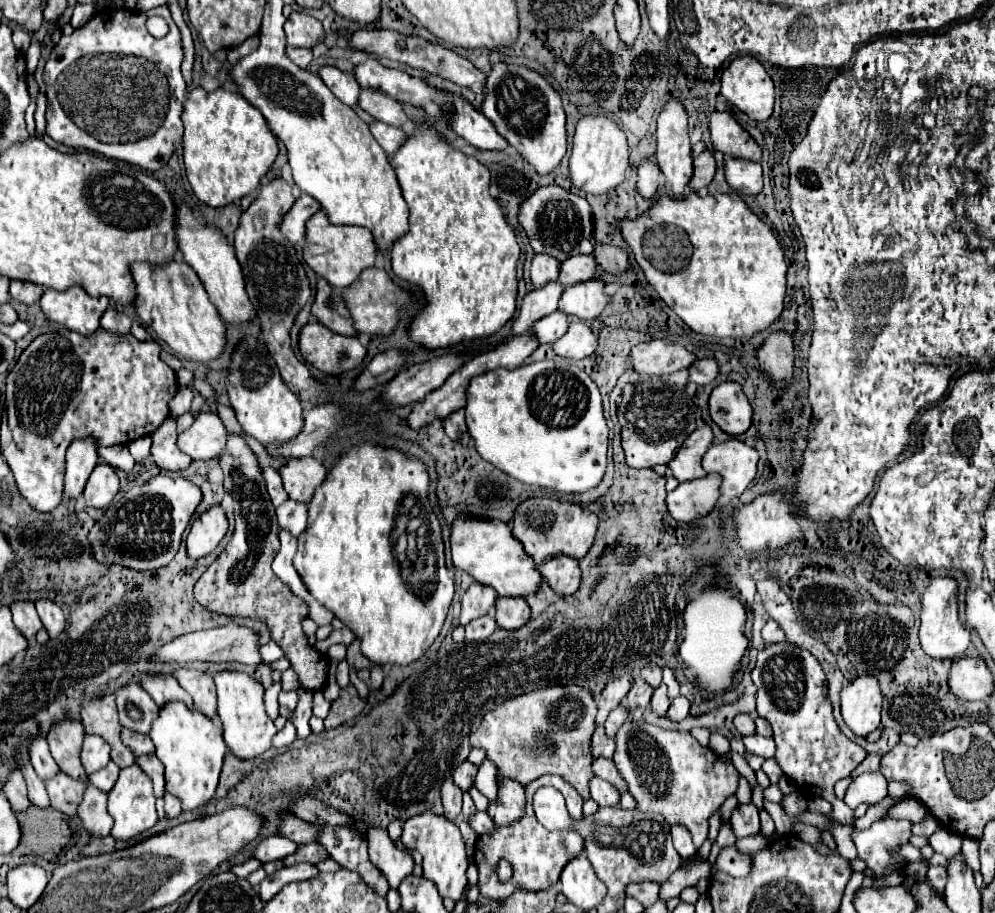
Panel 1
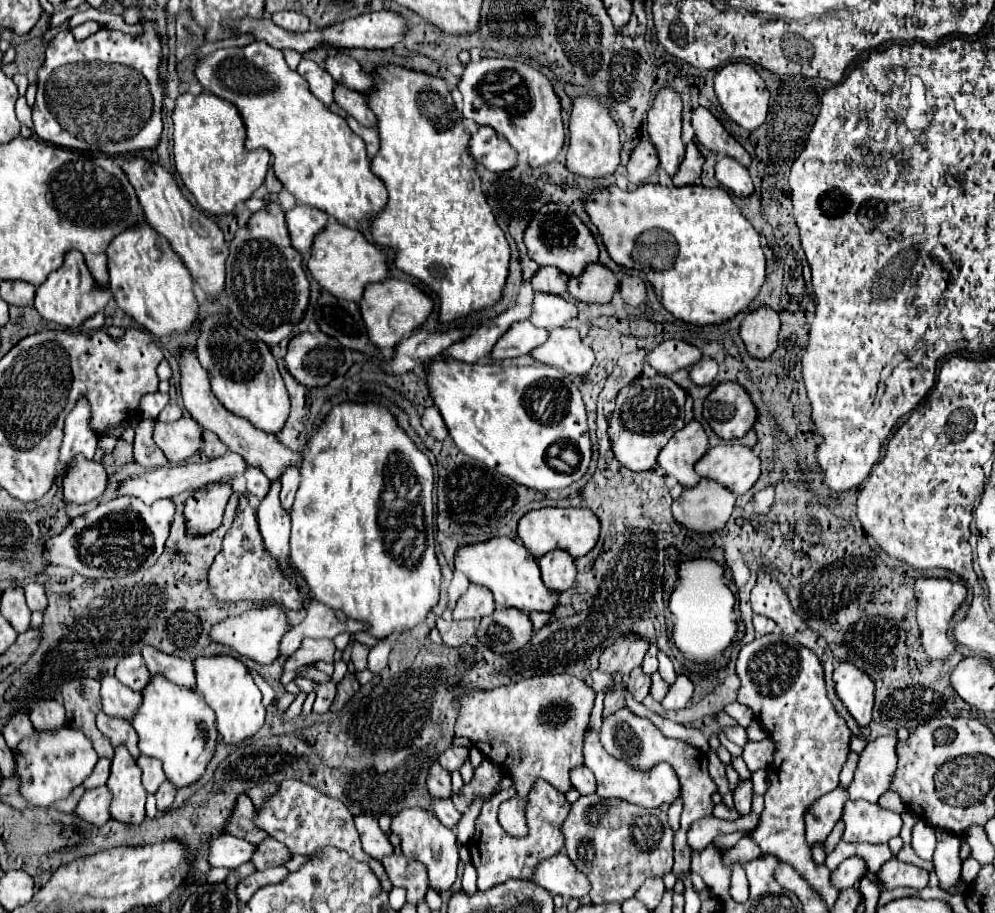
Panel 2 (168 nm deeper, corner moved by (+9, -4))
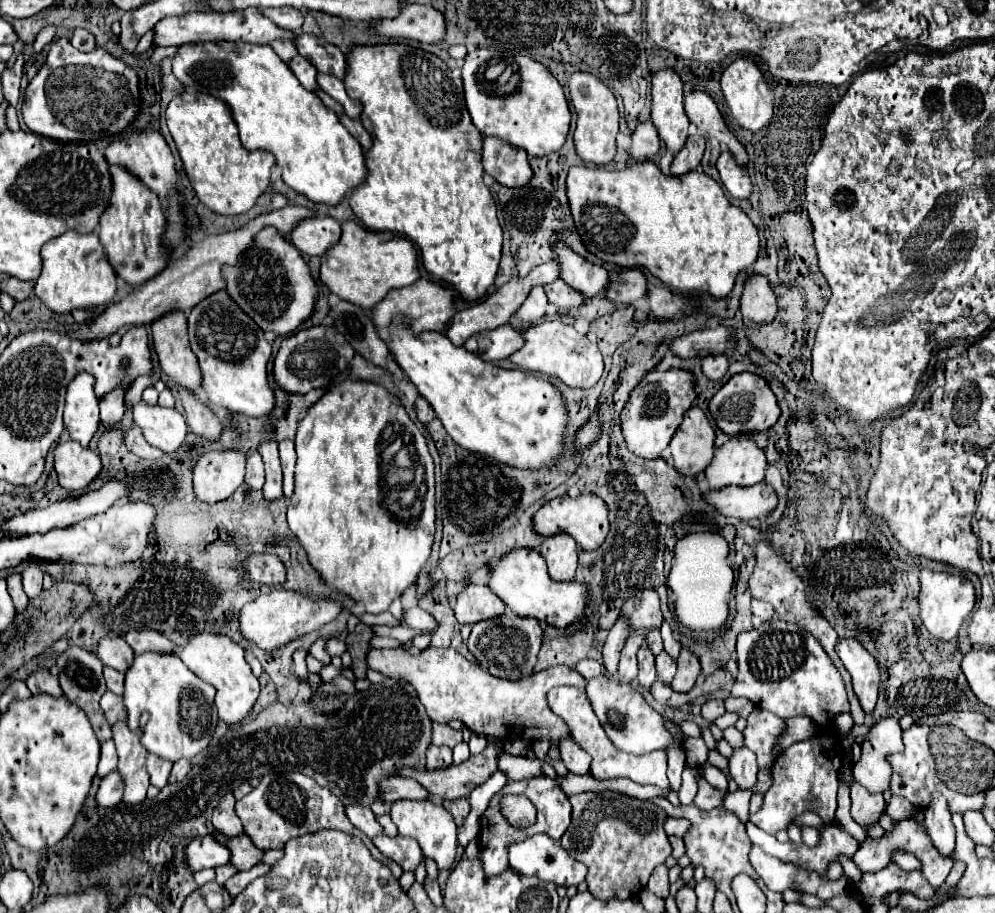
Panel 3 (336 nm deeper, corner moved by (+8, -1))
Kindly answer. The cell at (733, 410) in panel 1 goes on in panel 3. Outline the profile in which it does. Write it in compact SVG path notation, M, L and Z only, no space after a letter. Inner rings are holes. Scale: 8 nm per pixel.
M736 373L732 375L712 397L710 401L710 413L716 421L716 425L730 437L740 437L748 433L758 433L764 429L770 429L780 415L780 407L776 403L776 397L768 383L754 375L754 373Z

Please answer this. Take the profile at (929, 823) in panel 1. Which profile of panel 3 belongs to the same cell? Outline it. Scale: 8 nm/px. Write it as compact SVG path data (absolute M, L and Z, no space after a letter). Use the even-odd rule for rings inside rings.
M892 797L890 799L890 803L888 803L888 815L894 819L894 821L902 821L902 819L906 819L906 817L910 817L912 813L914 813L916 809L912 807L912 803L908 803L906 799L900 799L900 797Z

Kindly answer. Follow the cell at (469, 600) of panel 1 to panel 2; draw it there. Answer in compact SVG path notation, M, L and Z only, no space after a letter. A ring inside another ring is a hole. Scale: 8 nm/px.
M469 584L467 592L457 600L453 610L453 620L475 620L491 614L495 610L495 600L489 590L477 584Z

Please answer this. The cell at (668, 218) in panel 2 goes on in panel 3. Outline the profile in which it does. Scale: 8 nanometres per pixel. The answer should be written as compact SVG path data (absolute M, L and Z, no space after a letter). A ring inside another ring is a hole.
M642 161L642 163L634 163L632 167L628 167L626 171L604 171L604 169L596 169L596 167L572 167L570 173L568 173L568 179L566 179L566 185L568 185L568 199L570 199L570 207L572 207L572 217L574 217L574 223L588 247L590 253L594 253L596 257L600 257L602 261L606 263L616 263L620 267L626 267L626 269L636 269L636 267L644 267L648 269L654 277L658 277L664 285L668 285L670 289L674 291L680 291L680 289L694 289L702 295L710 295L714 299L724 299L732 293L734 289L734 283L736 283L736 277L740 273L746 273L758 259L758 229L754 227L754 223L748 219L748 215L740 209L740 207L734 207L726 195L724 195L724 189L708 175L704 173L698 173L698 171L692 171L688 175L682 175L682 177L668 177L664 175L652 161Z

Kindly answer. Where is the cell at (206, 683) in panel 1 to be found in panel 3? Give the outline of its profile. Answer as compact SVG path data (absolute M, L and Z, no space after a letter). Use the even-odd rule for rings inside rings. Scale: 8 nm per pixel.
M130 631L126 637L128 645L134 649L136 655L146 651L160 651L160 653L176 653L176 645L160 635L158 631Z

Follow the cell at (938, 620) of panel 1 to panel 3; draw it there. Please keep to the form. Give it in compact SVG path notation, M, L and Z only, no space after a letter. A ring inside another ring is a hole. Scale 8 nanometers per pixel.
M922 569L920 571L920 595L918 595L918 603L920 603L920 619L924 623L924 627L940 641L948 643L958 635L958 629L962 625L962 621L970 615L974 603L976 603L976 595L974 595L974 587L968 579L960 577L960 575L948 575L948 573L934 573L930 569Z

